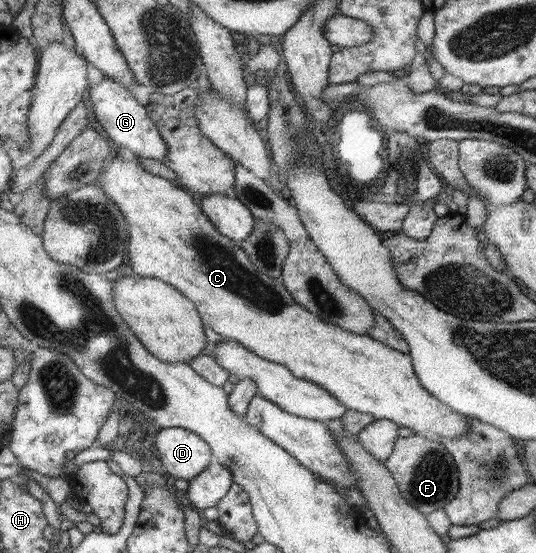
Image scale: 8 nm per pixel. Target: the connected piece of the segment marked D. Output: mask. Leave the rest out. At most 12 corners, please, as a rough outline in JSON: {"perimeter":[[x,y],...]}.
{"perimeter":[[180,427],[155,434],[158,463],[175,479],[196,478],[208,444]]}

